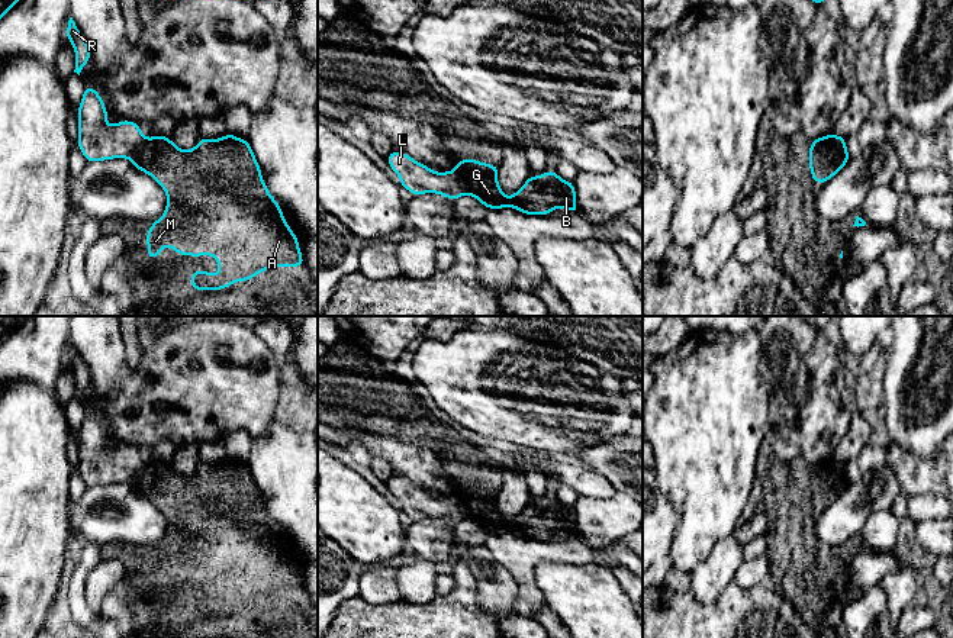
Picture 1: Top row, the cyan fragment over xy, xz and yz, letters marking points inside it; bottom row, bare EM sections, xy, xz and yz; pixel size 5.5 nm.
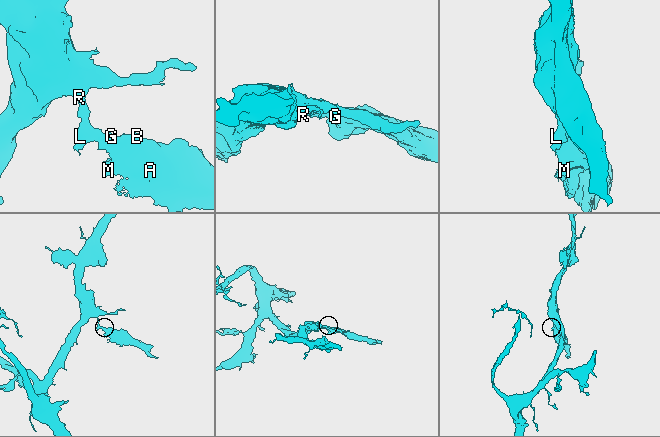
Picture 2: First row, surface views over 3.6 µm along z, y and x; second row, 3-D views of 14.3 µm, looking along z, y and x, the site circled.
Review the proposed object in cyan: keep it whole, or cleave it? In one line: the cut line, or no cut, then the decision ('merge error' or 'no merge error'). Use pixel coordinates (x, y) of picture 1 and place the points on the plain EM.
cut xz (454, 495), (467, 518); merge error

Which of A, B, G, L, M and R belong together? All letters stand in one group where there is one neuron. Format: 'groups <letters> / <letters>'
groups A B G M / L R

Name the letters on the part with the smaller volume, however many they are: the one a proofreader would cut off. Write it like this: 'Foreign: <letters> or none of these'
Foreign: A, B, G, M

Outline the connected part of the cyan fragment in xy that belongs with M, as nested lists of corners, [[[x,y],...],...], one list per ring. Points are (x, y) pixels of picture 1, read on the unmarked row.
[[[228,457],[220,464],[200,463],[194,474],[186,476],[177,473],[171,463],[158,460],[145,464],[129,484],[139,496],[149,499],[167,518],[167,534],[157,547],[151,548],[145,561],[148,568],[145,581],[160,583],[160,574],[168,568],[180,581],[213,580],[218,584],[220,592],[218,599],[205,594],[191,596],[191,615],[222,615],[232,608],[251,605],[268,593],[305,592],[299,566],[284,545],[279,528],[268,518],[248,464],[236,463]]]

